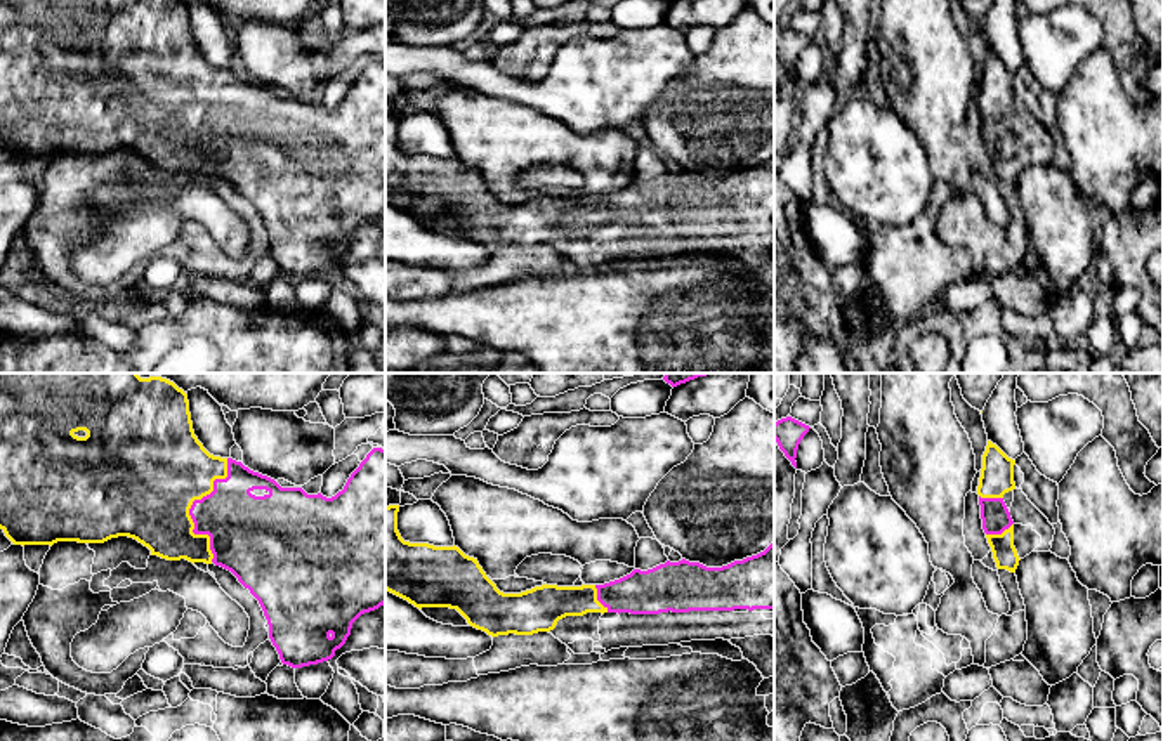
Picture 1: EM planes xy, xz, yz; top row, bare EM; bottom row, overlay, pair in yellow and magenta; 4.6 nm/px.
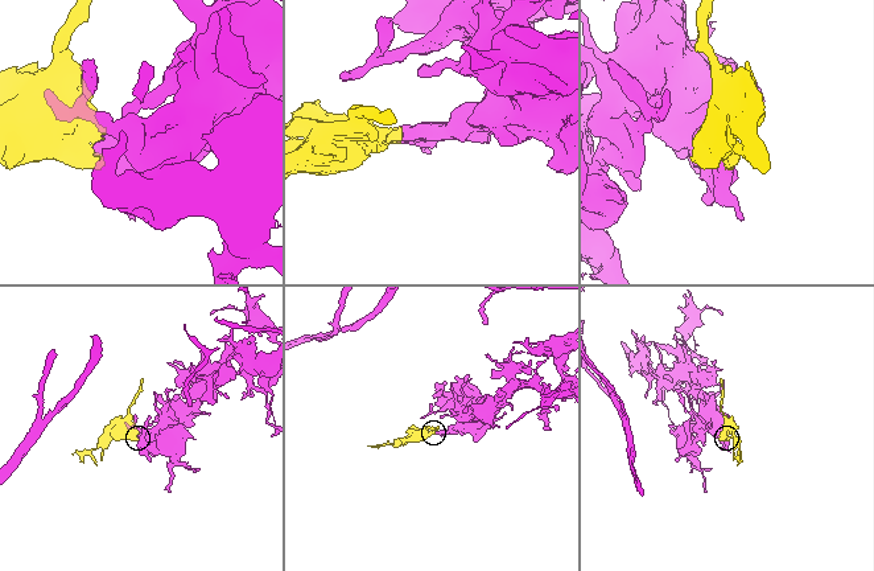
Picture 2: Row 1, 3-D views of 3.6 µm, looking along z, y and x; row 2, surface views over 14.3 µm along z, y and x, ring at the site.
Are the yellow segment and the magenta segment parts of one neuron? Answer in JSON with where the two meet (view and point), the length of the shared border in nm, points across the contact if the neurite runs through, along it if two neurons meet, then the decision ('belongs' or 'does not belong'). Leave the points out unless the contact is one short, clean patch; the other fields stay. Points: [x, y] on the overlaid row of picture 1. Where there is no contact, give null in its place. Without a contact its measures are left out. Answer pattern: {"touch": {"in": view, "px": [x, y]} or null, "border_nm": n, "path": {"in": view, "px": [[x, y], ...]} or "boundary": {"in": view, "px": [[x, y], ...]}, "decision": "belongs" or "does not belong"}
{"touch": {"in": "xy", "px": [190, 507]}, "border_nm": 480, "decision": "belongs"}

